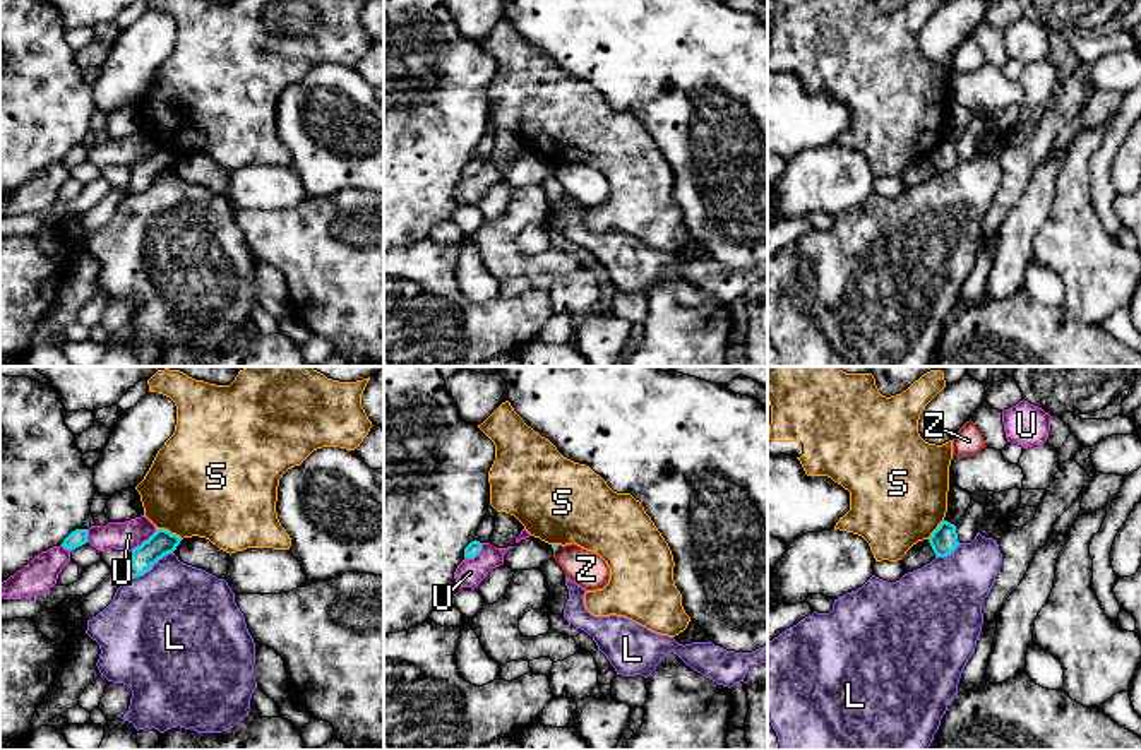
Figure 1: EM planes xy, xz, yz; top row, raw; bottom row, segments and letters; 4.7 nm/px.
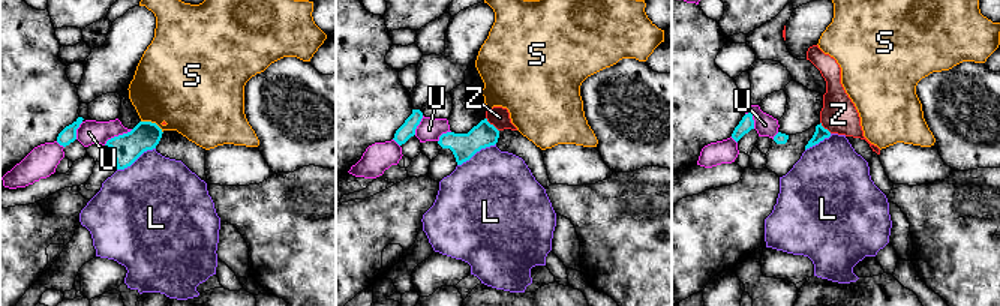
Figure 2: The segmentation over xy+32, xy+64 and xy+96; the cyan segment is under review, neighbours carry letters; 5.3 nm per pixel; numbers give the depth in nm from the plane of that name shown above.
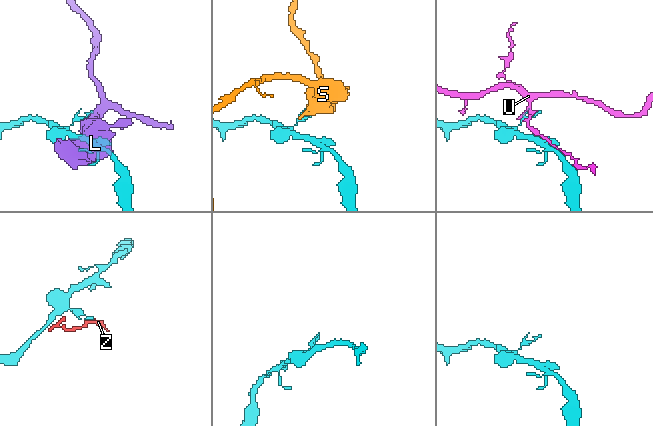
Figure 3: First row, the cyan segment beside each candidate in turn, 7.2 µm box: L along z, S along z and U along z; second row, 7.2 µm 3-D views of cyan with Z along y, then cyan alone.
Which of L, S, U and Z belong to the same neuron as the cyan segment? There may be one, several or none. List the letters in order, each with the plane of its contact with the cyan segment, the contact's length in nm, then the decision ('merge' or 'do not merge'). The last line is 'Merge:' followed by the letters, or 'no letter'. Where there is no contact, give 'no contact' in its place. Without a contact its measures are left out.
L: contact in xy; length 240 nm; do not merge
S: contact in xy; length 140 nm; do not merge
U: contact in xy; length 160 nm; do not merge
Z: contact in xz; length 50 nm; do not merge
Merge: no letter

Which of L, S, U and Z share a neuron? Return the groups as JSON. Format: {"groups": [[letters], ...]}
{"groups": [["L"], ["S"], ["U"], ["Z"]]}

